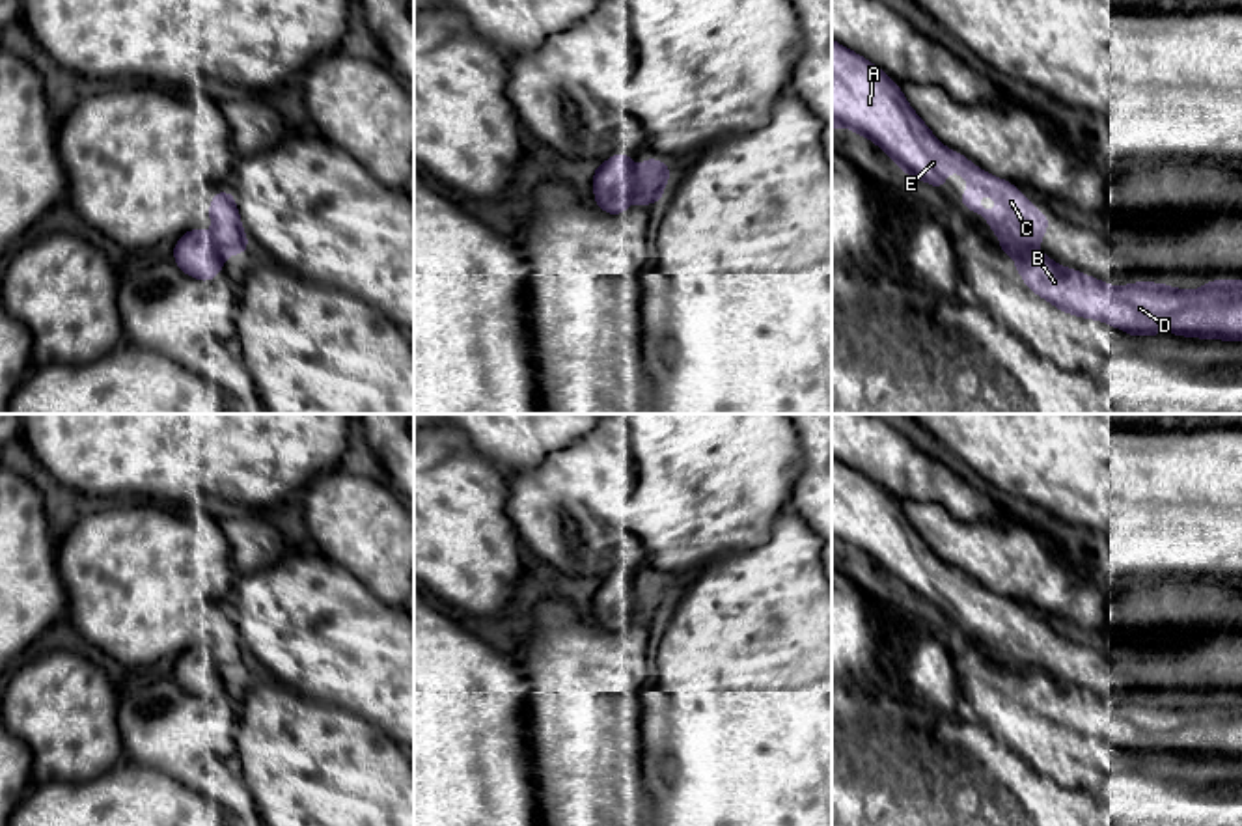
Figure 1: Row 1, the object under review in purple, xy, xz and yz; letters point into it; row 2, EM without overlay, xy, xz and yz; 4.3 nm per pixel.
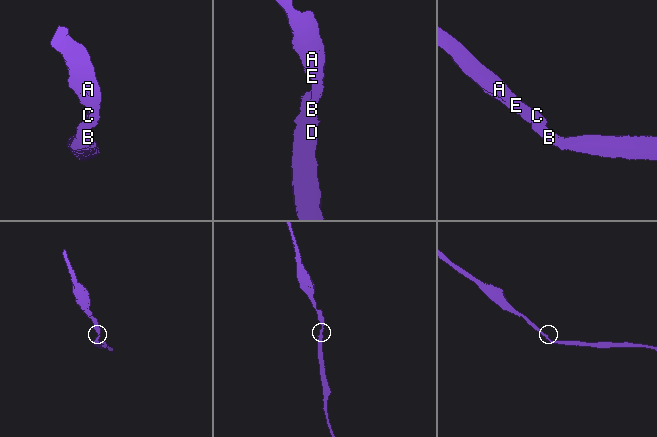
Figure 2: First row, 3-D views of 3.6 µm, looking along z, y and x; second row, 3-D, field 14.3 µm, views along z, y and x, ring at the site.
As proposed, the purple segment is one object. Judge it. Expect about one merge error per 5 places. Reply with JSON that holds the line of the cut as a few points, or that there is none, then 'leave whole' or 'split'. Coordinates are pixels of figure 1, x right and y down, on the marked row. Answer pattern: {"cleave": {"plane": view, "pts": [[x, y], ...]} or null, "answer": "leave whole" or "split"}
{"cleave": null, "answer": "leave whole"}

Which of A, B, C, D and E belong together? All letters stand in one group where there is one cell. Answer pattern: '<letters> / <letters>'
A B C D E

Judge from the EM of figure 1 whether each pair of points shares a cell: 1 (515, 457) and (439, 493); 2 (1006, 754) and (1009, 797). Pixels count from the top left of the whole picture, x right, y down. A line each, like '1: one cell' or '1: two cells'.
1: two cells
2: two cells

